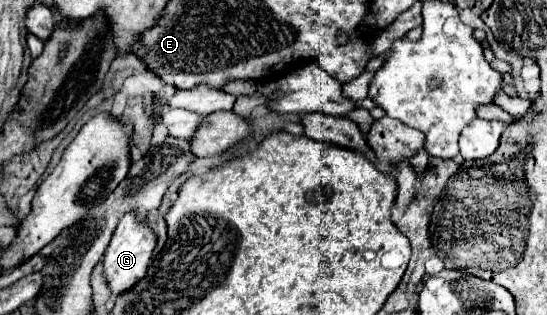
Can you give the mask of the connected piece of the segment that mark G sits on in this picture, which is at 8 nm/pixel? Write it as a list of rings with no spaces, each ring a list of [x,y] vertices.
[[[129,212],[121,218],[121,222],[105,250],[105,256],[103,256],[103,276],[105,276],[107,286],[113,296],[121,296],[127,288],[133,288],[139,280],[145,278],[155,242],[157,242],[157,238],[155,238],[153,230],[145,222],[137,222],[135,212]]]

